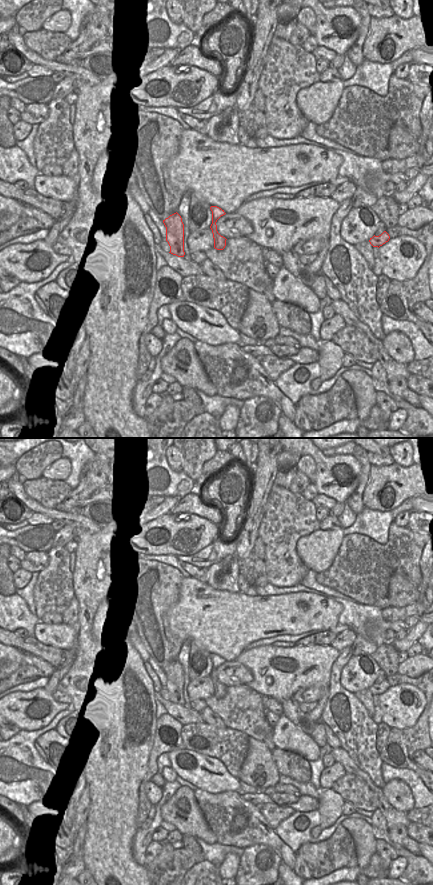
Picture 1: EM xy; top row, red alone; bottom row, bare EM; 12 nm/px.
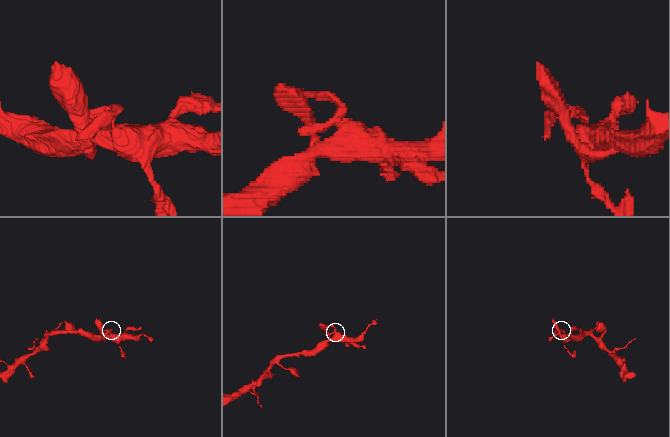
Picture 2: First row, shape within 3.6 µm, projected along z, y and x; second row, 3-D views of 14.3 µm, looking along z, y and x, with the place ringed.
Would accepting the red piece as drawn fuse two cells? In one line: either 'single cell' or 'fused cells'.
single cell

